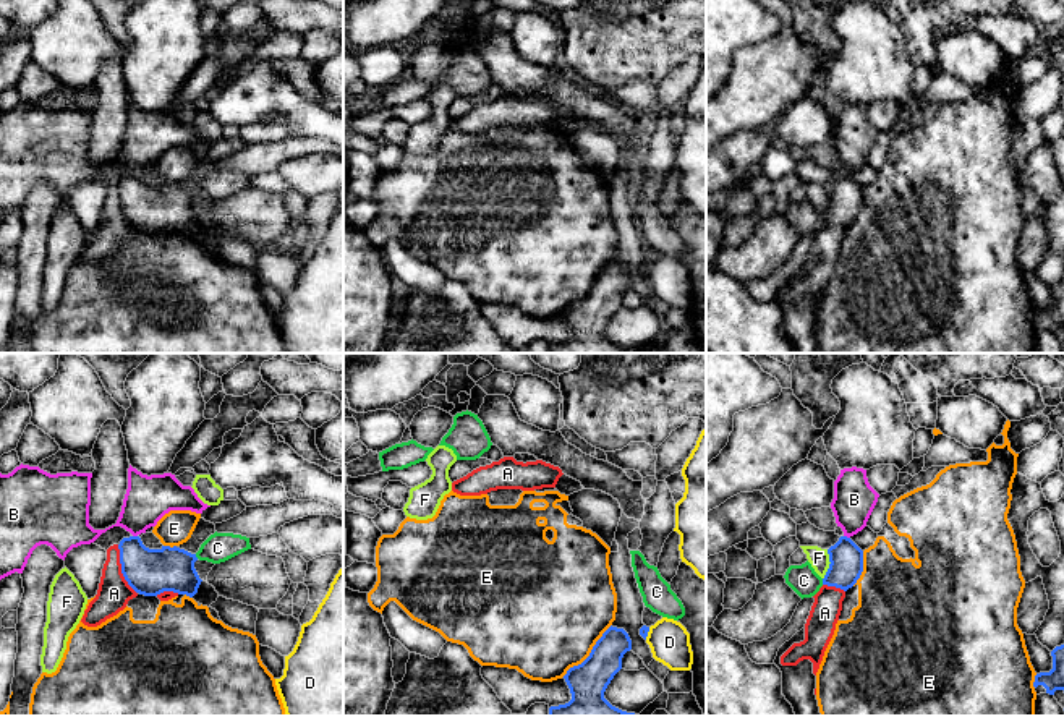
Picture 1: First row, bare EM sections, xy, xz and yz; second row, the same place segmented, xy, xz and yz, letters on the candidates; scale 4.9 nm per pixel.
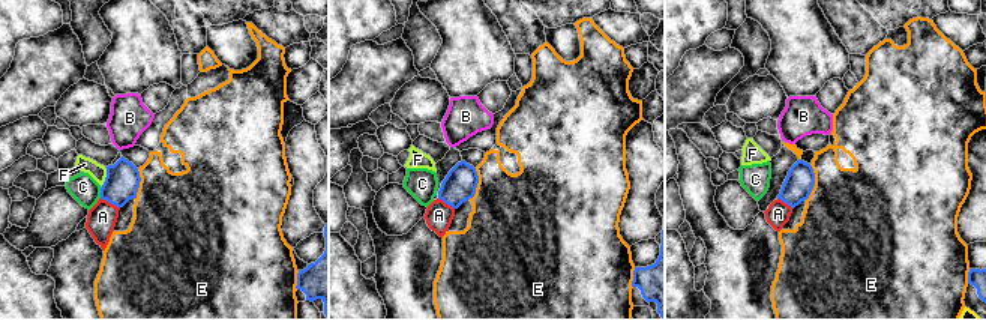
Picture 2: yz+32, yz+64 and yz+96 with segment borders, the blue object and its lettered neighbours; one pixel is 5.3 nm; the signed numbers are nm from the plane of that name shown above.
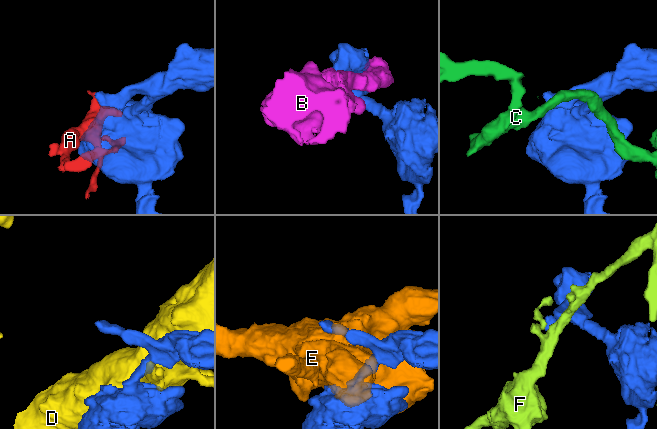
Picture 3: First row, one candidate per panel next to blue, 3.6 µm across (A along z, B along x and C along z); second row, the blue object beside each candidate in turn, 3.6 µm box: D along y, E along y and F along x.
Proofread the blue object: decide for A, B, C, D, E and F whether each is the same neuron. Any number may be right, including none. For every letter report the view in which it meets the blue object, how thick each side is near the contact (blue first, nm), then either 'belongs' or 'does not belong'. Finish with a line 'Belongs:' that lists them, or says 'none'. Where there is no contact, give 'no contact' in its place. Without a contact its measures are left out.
A: xy | 240/160 nm | does not belong
B: yz | 170/200 nm | does not belong
C: yz | 170/150 nm | does not belong
D: xz | 50/200 nm | does not belong
E: xz | 190/480 nm | does not belong
F: yz | 170/100 nm | does not belong
Belongs: none

